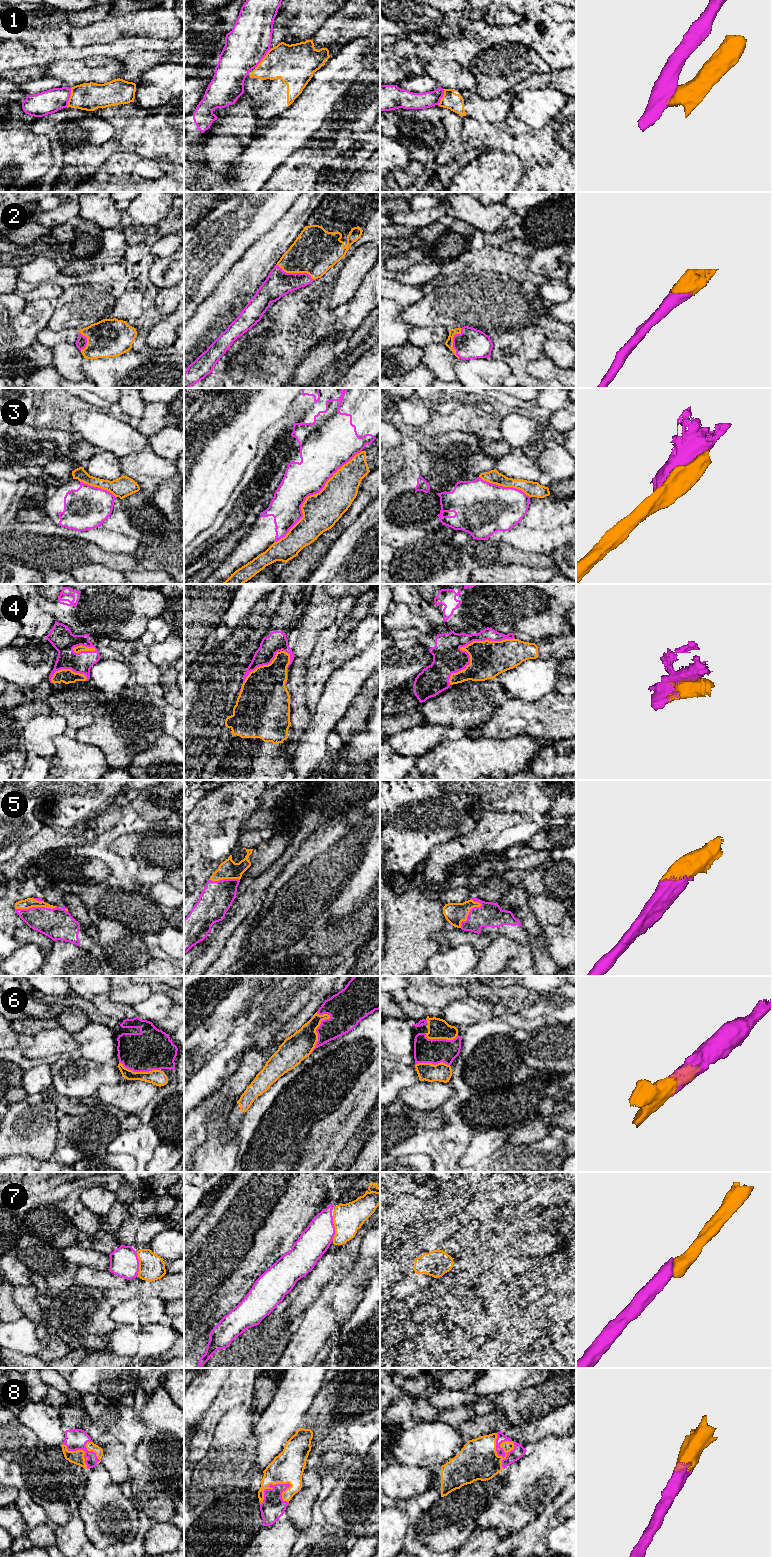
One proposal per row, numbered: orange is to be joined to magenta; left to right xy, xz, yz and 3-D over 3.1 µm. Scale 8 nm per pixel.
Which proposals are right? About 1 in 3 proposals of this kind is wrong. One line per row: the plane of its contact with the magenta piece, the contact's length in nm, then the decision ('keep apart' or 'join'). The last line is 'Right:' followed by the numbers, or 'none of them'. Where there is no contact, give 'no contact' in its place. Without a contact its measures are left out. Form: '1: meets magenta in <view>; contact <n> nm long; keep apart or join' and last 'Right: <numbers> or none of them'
1: meets magenta in xz; contact 200 nm long; keep apart
2: meets magenta in xz; contact 340 nm long; join
3: meets magenta in xz; contact 1000 nm long; keep apart
4: meets magenta in yz; contact 650 nm long; join
5: meets magenta in yz; contact 260 nm long; join
6: meets magenta in xz; contact 340 nm long; join
7: meets magenta in xz; contact 190 nm long; join
8: meets magenta in yz; contact 300 nm long; join
Right: 2, 4, 5, 6, 7, 8

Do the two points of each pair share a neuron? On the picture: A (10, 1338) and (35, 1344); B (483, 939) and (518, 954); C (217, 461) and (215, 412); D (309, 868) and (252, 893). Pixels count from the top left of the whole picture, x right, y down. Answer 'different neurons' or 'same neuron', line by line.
A: same neuron
B: different neurons
C: different neurons
D: different neurons

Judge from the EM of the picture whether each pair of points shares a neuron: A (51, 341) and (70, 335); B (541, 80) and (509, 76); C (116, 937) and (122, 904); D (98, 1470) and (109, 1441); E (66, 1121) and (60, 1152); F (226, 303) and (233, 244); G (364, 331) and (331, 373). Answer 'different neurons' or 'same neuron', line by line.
A: same neuron
B: different neurons
C: different neurons
D: different neurons
E: same neuron
F: different neurons
G: different neurons

